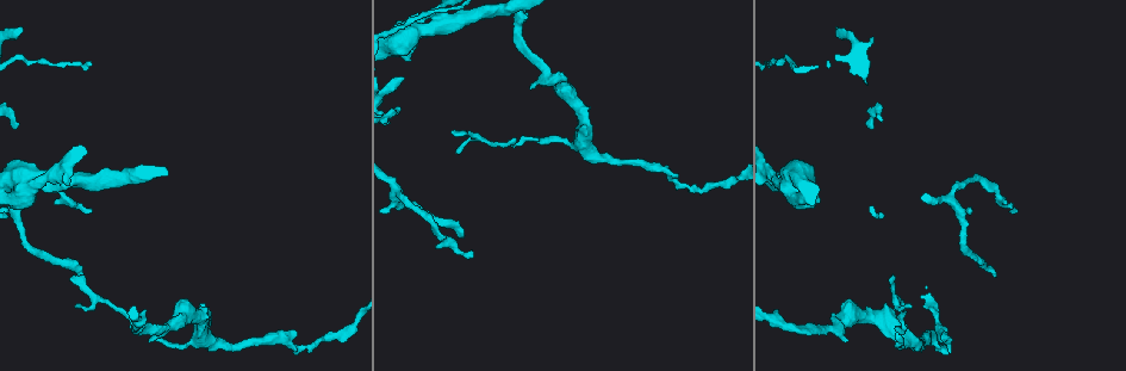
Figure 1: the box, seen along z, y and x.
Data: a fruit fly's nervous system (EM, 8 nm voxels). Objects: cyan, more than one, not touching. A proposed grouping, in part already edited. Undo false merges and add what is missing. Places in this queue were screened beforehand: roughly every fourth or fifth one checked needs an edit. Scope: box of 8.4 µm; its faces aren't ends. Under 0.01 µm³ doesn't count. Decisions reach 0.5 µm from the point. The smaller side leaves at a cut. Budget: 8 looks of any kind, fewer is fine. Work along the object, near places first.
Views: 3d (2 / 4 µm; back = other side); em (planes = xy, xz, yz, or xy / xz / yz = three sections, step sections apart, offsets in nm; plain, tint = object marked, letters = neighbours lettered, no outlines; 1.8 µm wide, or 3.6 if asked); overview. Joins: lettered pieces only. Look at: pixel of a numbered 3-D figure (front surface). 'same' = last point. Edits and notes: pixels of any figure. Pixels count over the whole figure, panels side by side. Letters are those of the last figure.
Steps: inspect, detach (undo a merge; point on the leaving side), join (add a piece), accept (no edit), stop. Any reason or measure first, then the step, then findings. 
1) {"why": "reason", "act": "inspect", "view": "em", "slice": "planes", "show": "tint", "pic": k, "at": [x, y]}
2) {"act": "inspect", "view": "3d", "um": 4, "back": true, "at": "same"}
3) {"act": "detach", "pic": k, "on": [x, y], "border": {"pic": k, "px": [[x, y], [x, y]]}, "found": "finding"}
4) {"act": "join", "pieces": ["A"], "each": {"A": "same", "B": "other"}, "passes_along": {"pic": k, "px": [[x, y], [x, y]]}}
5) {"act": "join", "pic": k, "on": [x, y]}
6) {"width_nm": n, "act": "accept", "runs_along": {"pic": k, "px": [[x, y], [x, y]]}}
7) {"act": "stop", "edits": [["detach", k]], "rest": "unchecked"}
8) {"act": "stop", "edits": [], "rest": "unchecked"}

{"why": "thick turns thin", "act": "inspect", "view": "3d", "um": 4, "pic": 1, "at": [416, 29]}

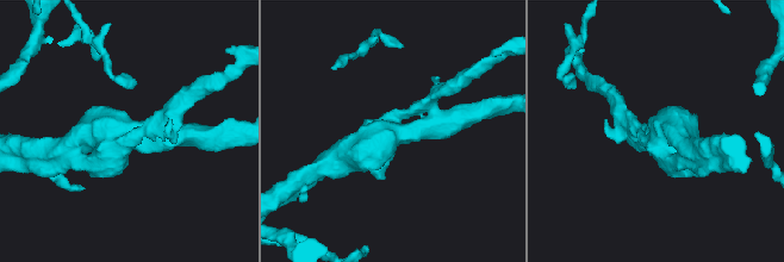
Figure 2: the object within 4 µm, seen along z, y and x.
{"why": "shape alone is not enough", "act": "inspect", "view": "em", "slice": "yz", "step": 16, "show": "letters", "pic": 2, "at": [659, 136]}

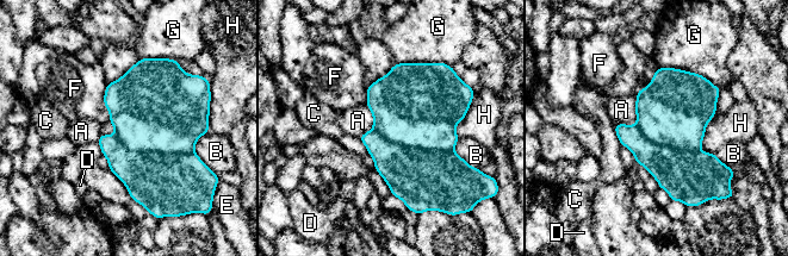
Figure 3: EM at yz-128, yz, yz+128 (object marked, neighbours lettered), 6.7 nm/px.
{"width_nm": 340, "longest_contact_nm": ["G", 460], "act": "detach", "pic": 3, "on": [166, 185], "each": {"A": "other", "B": "other", "C": "other", "D": "other", "E": "other", "F": "other", "G": "other", "H": "other"}, "found": "a second neuron is stuck on"}

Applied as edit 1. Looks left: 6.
{"why": "thick turns thin", "act": "inspect", "view": "3d", "um": 4, "pic": 1, "at": [163, 329]}

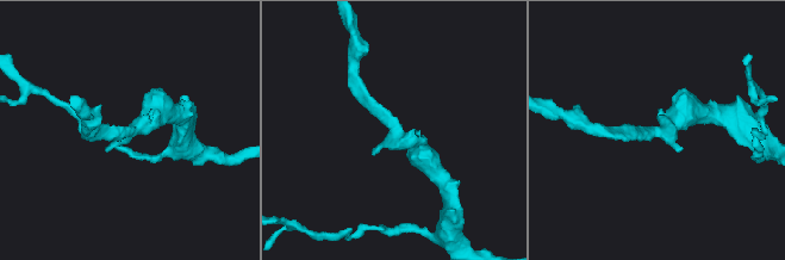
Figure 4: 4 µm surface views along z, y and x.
{"act": "inspect", "view": "em", "slice": "planes", "show": "letters", "pic": 4, "at": [662, 131]}

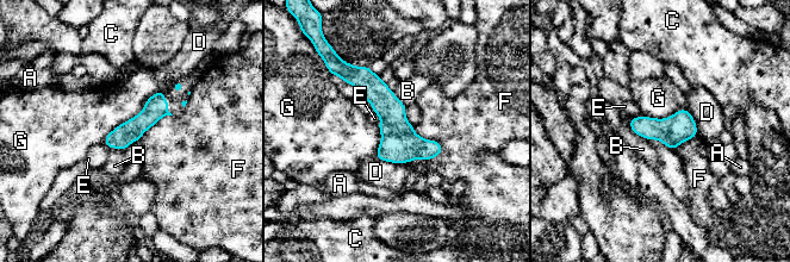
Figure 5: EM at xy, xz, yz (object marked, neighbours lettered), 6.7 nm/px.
{"act": "accept", "each": {"A": "other", "B": "other", "C": "other", "D": "other", "E": "other", "F": "other", "G": "other"}, "runs_along": {"pic": 5, "px": [[360, 69], [393, 122], [435, 153]]}, "found": "one neuron here"}

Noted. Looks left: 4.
{"why": "redraw", "act": "inspect", "view": "overview"}

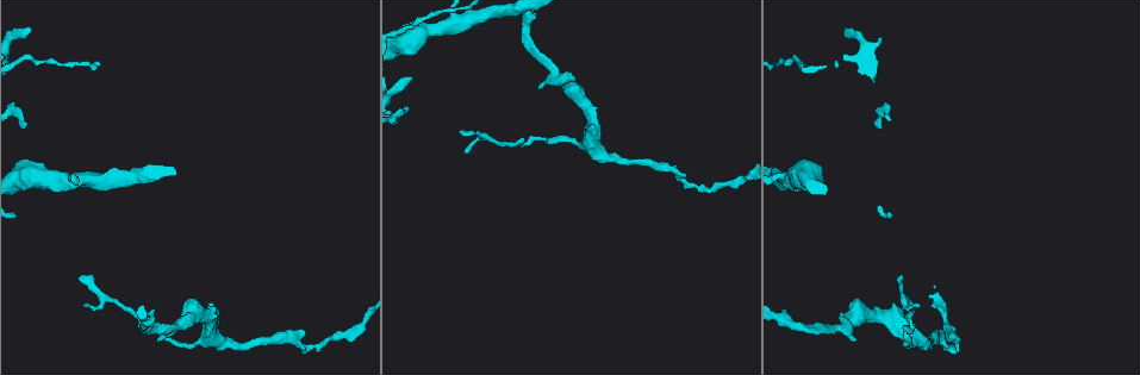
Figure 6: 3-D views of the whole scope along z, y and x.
{"why": "branch stops here", "act": "inspect", "view": "3d", "um": 2, "back": true, "pic": 6, "at": [29, 28]}

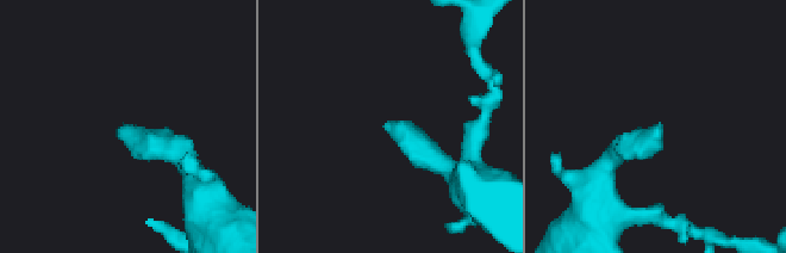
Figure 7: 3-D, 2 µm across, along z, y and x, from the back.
{"why": "now the EM", "act": "inspect", "view": "em", "slice": "planes", "show": "plain", "pic": 7, "at": [391, 123]}

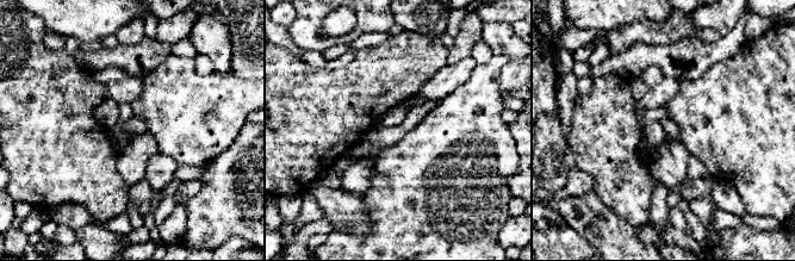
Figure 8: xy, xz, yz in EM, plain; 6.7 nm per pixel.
{"why": "see the neighbours", "act": "inspect", "view": "em", "slice": "planes", "show": "letters", "at": "same"}

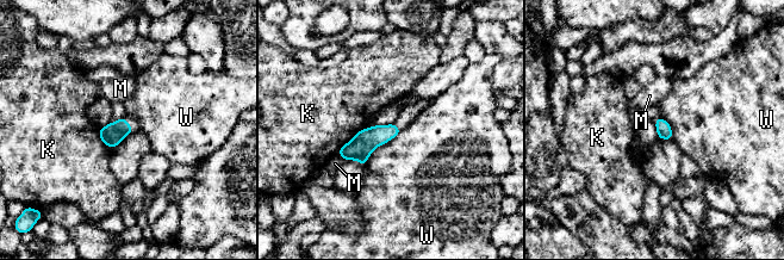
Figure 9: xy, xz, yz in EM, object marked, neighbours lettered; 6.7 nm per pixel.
{"longest_contact_nm": ["W", 340], "act": "accept", "each": {"K": "other", "M": "other", "W": "other"}, "border": {"pic": 9, "px": [[402, 130], [378, 146], [366, 165]]}, "found": "no lettered piece goes on from it"}

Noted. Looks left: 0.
{"act": "stop", "edits": [["detach", 3]], "rest": "unchecked"}

